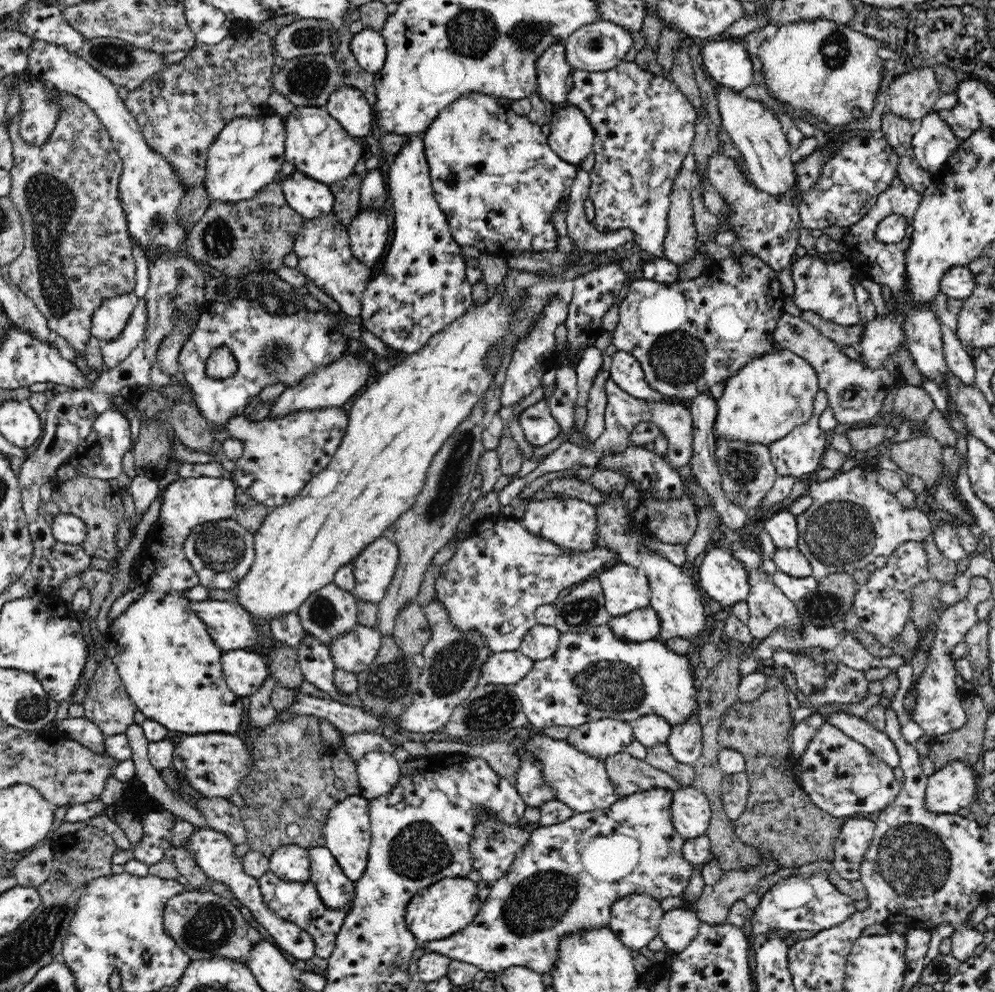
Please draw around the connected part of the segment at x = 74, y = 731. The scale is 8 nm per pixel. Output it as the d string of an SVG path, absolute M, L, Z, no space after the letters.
M66 718L66 720L60 720L57 723L58 734L78 741L94 752L105 753L105 734L88 718Z

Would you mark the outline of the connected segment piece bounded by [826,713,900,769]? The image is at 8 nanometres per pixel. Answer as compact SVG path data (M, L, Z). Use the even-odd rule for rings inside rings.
M835 713L826 719L826 723L842 729L842 732L863 744L893 769L900 767L900 755L898 755L896 745L885 732L876 730L864 719L856 718L846 713Z

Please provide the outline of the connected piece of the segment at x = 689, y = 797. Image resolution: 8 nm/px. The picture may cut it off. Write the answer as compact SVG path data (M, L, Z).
M693 785L673 791L672 822L685 841L706 835L711 812L707 796Z

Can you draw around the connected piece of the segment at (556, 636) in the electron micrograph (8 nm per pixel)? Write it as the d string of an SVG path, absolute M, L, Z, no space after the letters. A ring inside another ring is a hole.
M553 626L532 627L522 640L520 652L533 662L544 660L558 650L561 633Z

